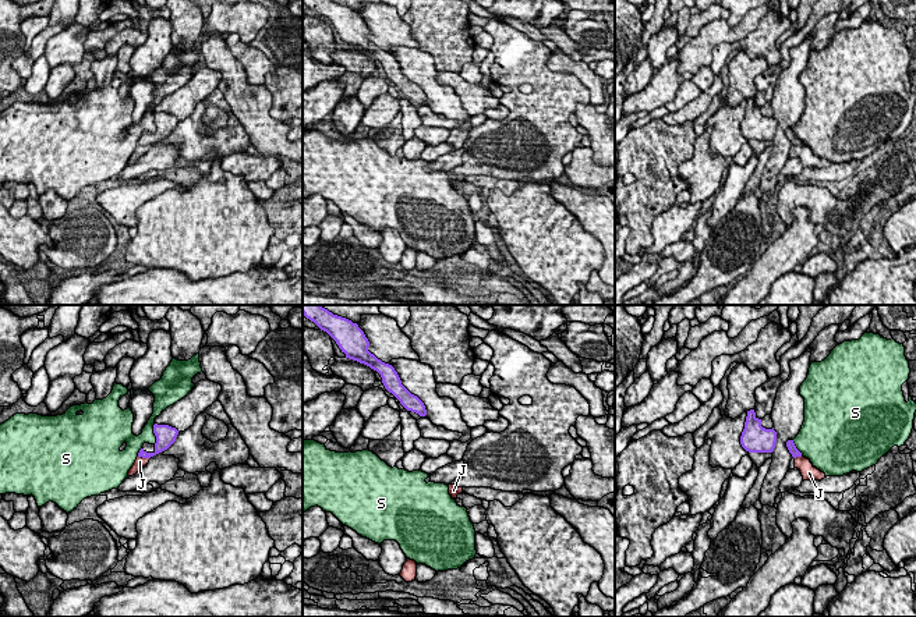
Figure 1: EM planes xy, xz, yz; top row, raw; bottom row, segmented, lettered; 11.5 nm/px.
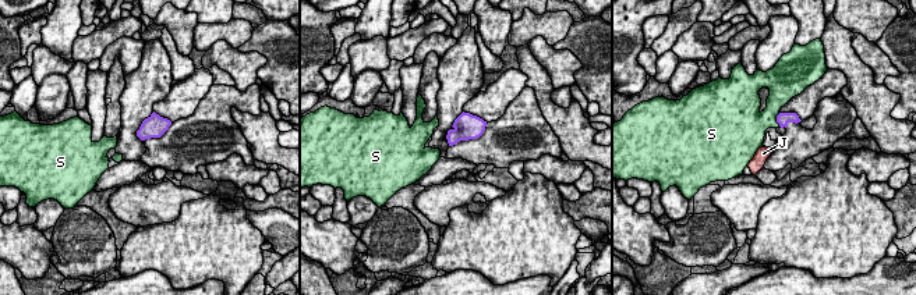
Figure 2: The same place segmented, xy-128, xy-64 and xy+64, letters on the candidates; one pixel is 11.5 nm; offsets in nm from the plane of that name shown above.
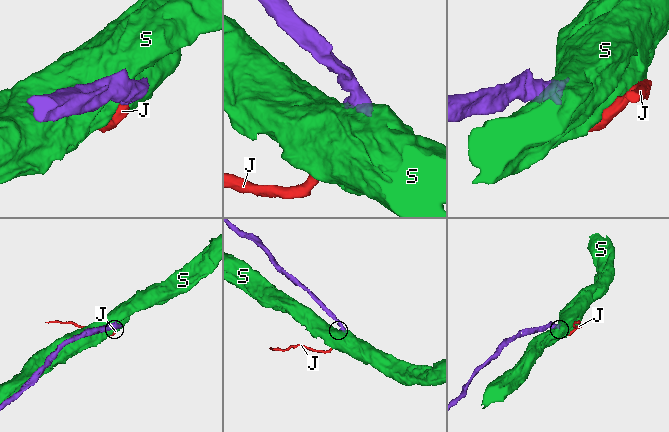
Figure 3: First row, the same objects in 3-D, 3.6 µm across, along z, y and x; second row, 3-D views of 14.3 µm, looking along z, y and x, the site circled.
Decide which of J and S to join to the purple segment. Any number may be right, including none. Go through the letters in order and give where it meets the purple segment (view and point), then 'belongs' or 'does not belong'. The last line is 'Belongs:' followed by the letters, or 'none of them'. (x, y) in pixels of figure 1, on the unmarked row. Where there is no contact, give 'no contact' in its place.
J: xy (144, 145) | does not belong
S: xy (154, 120) | does not belong
Belongs: none of them

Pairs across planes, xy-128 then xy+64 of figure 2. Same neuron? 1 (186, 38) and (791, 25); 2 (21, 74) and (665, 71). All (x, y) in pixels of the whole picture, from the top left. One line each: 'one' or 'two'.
1: two
2: two

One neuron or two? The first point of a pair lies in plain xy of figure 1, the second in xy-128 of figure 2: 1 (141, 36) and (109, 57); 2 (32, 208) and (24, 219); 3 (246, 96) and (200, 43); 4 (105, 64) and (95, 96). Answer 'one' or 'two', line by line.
1: one
2: one
3: two
4: one

